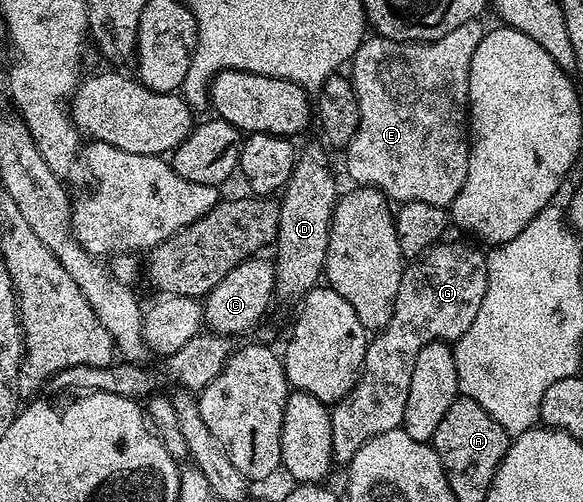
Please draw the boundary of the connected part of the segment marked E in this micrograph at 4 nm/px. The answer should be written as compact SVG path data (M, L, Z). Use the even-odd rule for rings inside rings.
M481 18L472 21L464 21L464 25L452 29L444 37L440 37L434 43L401 43L381 37L367 37L359 45L354 54L352 68L352 82L356 89L356 97L360 105L360 125L356 129L356 137L352 137L349 147L345 148L346 171L354 178L353 182L366 187L377 187L391 200L411 203L412 201L424 201L428 205L449 208L454 198L460 193L464 181L468 177L468 161L470 160L470 145L472 132L468 126L468 108L470 106L470 66L472 65L472 53L476 53L476 45L480 45L484 34L483 20Z

